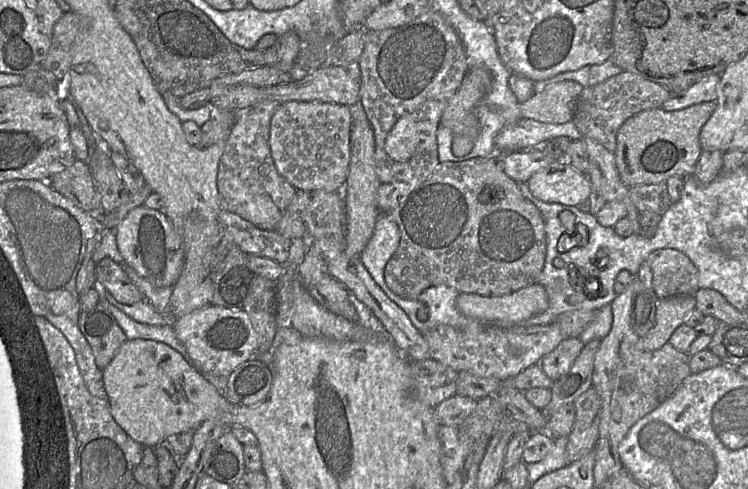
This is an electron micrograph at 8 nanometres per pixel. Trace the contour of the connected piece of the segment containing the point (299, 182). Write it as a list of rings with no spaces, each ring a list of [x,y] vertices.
[[[323,101],[280,103],[270,123],[269,144],[275,167],[298,191],[345,188],[350,158],[352,108]]]

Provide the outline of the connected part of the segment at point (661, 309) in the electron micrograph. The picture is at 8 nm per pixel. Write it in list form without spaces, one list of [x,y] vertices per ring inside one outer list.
[[[678,295],[660,299],[656,308],[654,327],[645,337],[639,338],[642,348],[658,350],[669,342],[673,332],[683,323],[690,311],[696,308],[694,295]]]

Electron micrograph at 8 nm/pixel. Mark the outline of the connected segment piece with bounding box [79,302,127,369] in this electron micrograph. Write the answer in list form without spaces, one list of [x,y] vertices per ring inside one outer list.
[[[101,302],[89,311],[81,311],[79,326],[92,347],[98,367],[105,369],[127,340],[124,330]]]

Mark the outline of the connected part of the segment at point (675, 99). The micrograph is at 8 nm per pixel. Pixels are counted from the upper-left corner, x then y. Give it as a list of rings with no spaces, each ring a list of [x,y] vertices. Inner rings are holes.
[[[720,74],[708,75],[685,91],[671,94],[669,99],[663,103],[662,108],[674,111],[702,102],[716,101],[716,87],[719,81]]]

